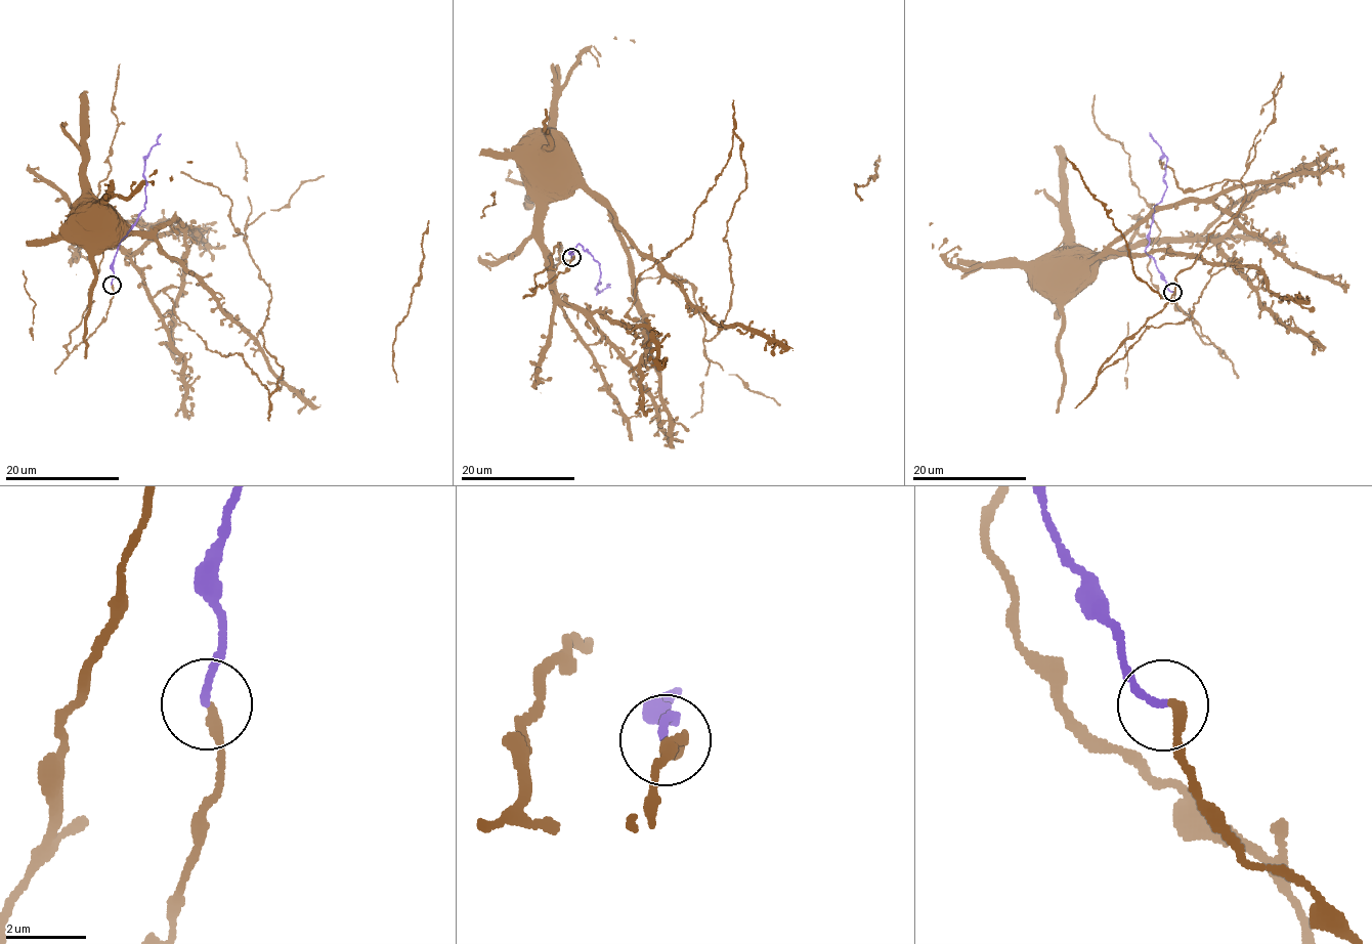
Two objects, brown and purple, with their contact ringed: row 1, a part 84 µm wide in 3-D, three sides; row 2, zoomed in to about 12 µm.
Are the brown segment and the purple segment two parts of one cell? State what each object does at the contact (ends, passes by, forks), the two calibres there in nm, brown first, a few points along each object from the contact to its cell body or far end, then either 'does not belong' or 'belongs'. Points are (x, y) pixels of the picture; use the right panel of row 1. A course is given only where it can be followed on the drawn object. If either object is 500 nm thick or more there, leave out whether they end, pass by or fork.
brown ends there; purple ends there; 240 nm thick on the brown side, 190 nm on the other; brown runs (1172, 292), (1225, 356), (1152, 283), (1149, 251), (1159, 234), (1118, 249), (1086, 274), (1069, 273); purple runs (1172, 292), (1146, 252), (1153, 213), (1166, 188), (1163, 174), (1167, 158), (1150, 132); belongs

